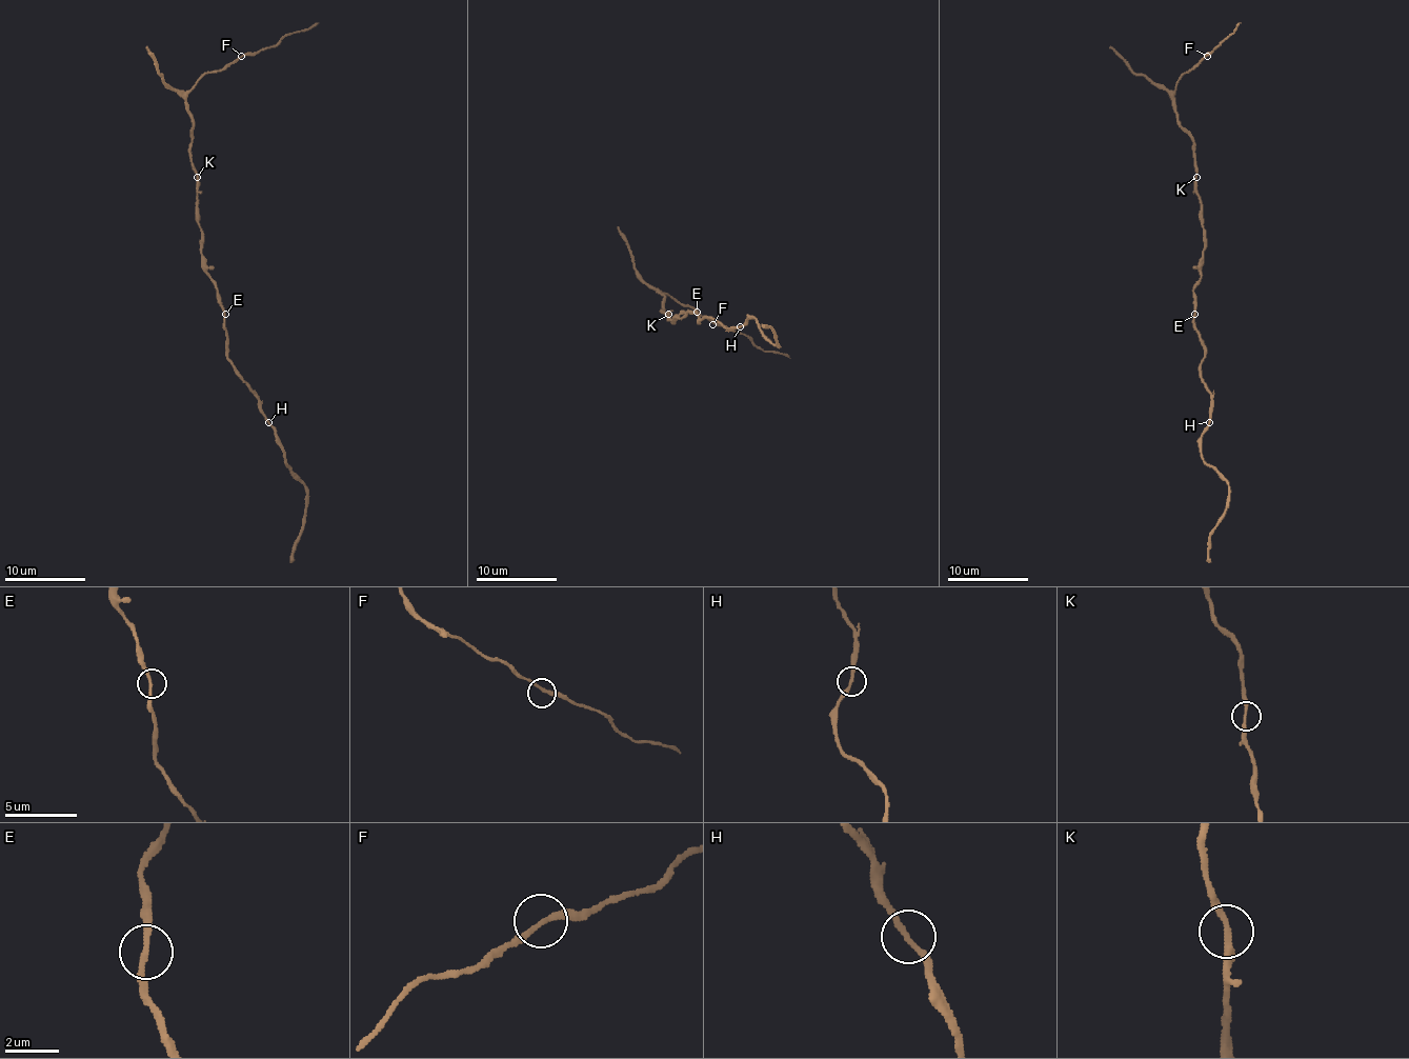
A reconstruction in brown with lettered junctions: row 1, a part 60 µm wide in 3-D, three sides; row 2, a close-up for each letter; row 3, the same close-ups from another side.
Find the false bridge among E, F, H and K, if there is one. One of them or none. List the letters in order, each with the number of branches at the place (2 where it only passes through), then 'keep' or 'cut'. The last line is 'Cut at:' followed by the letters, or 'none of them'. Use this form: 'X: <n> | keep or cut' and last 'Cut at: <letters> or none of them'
E: 2 | keep
F: 2 | keep
H: 2 | keep
K: 2 | keep
Cut at: none of them

